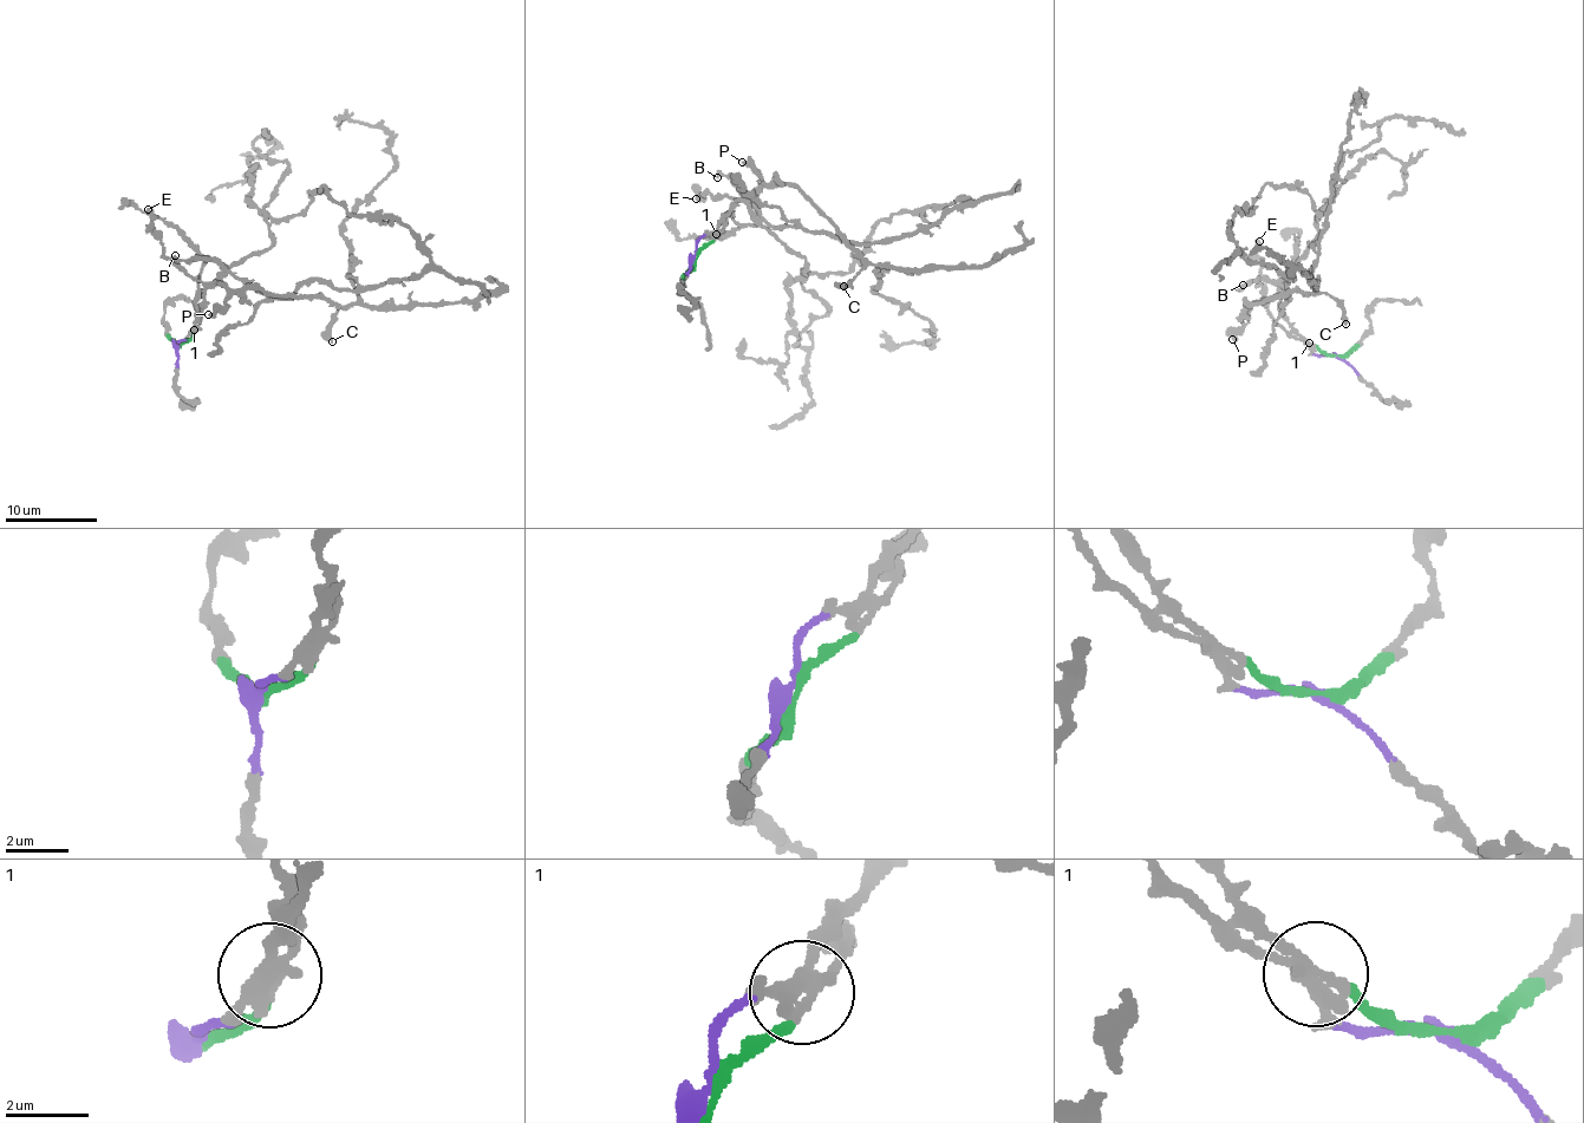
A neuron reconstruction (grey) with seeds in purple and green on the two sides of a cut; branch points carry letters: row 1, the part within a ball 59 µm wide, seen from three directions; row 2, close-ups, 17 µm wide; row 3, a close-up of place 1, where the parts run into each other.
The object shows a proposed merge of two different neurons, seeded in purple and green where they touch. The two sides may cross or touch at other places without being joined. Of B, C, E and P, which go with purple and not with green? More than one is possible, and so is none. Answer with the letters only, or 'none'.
C, E, P

